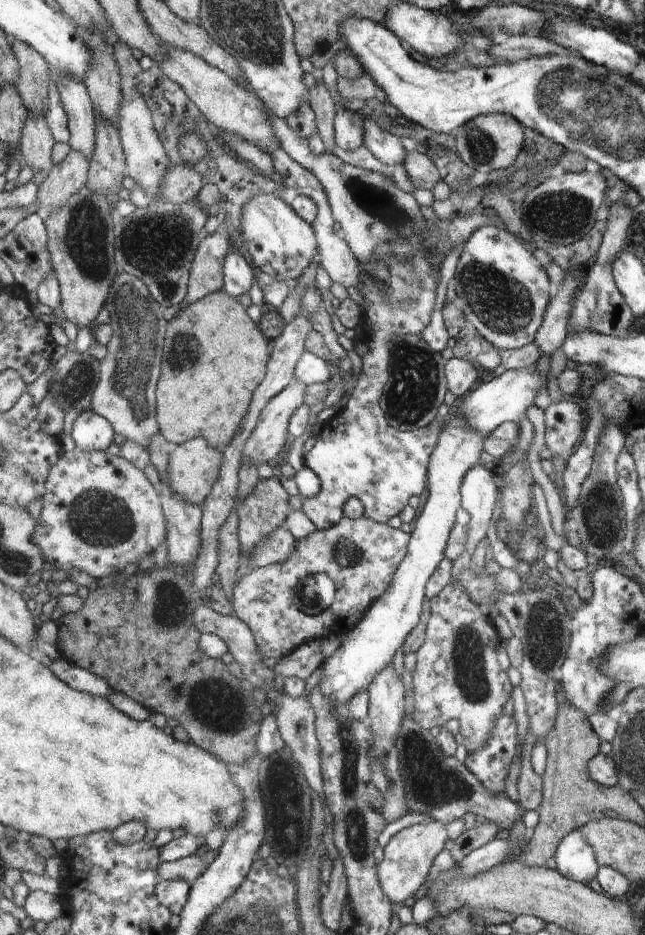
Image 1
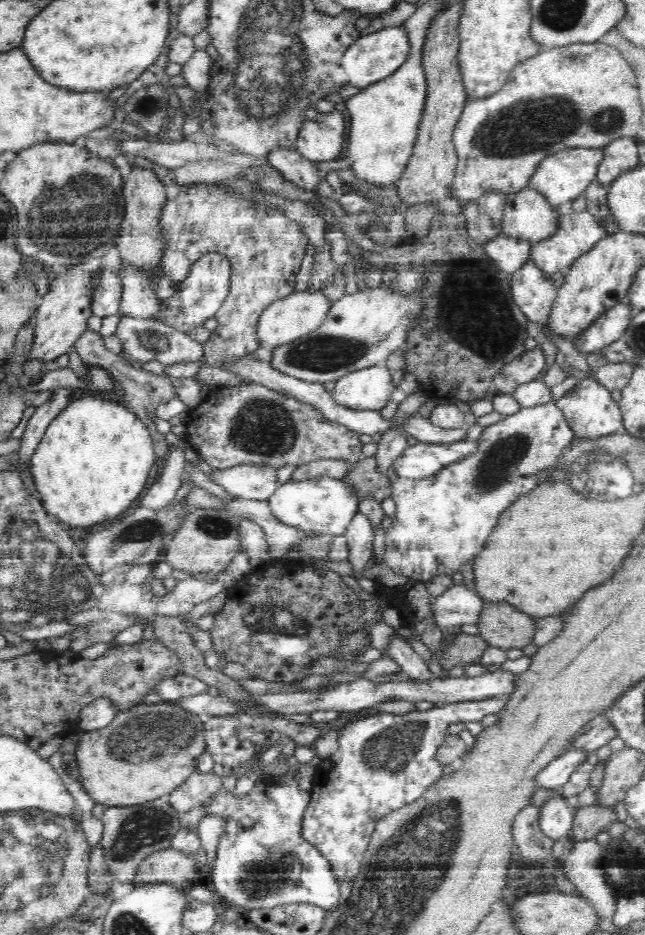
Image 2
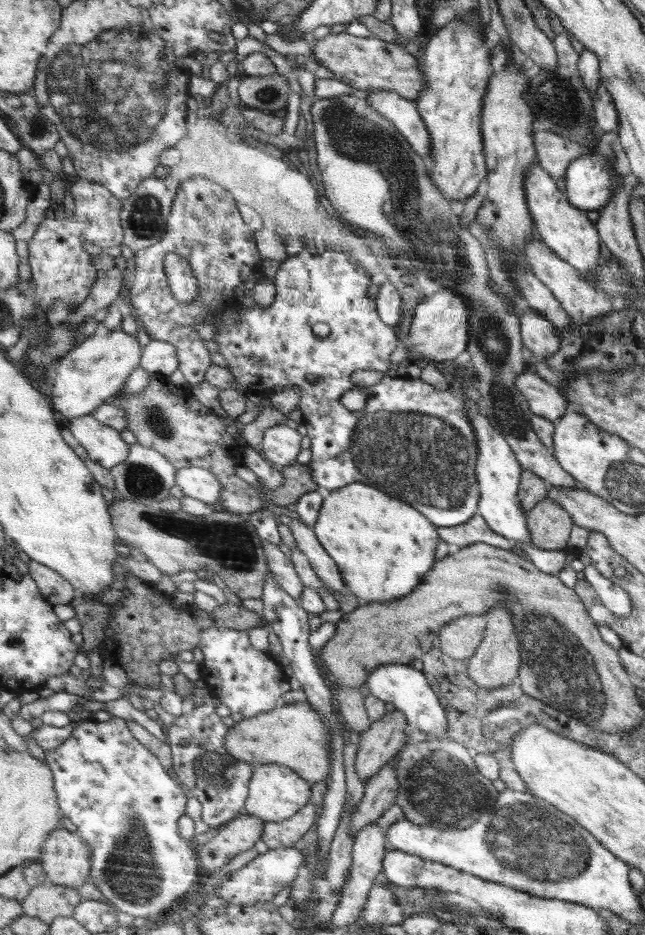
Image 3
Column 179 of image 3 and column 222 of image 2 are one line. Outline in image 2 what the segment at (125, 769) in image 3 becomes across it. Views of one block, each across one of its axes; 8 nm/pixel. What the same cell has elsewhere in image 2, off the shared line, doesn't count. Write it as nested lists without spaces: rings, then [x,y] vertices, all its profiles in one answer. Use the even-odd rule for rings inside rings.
[[[315,755],[308,762],[299,762],[297,767],[278,777],[261,776],[252,788],[241,795],[238,795],[235,789],[230,790],[222,785],[215,793],[211,793],[197,804],[204,814],[202,818],[213,816],[222,823],[211,872],[211,881],[216,888],[216,900],[221,908],[236,909],[239,914],[245,915],[250,911],[273,910],[294,904],[314,904],[328,910],[339,907],[340,884],[330,861],[318,847],[302,835],[302,820],[310,806],[313,789],[302,778],[302,770],[297,768],[312,766],[317,769],[323,762],[320,756]]]

